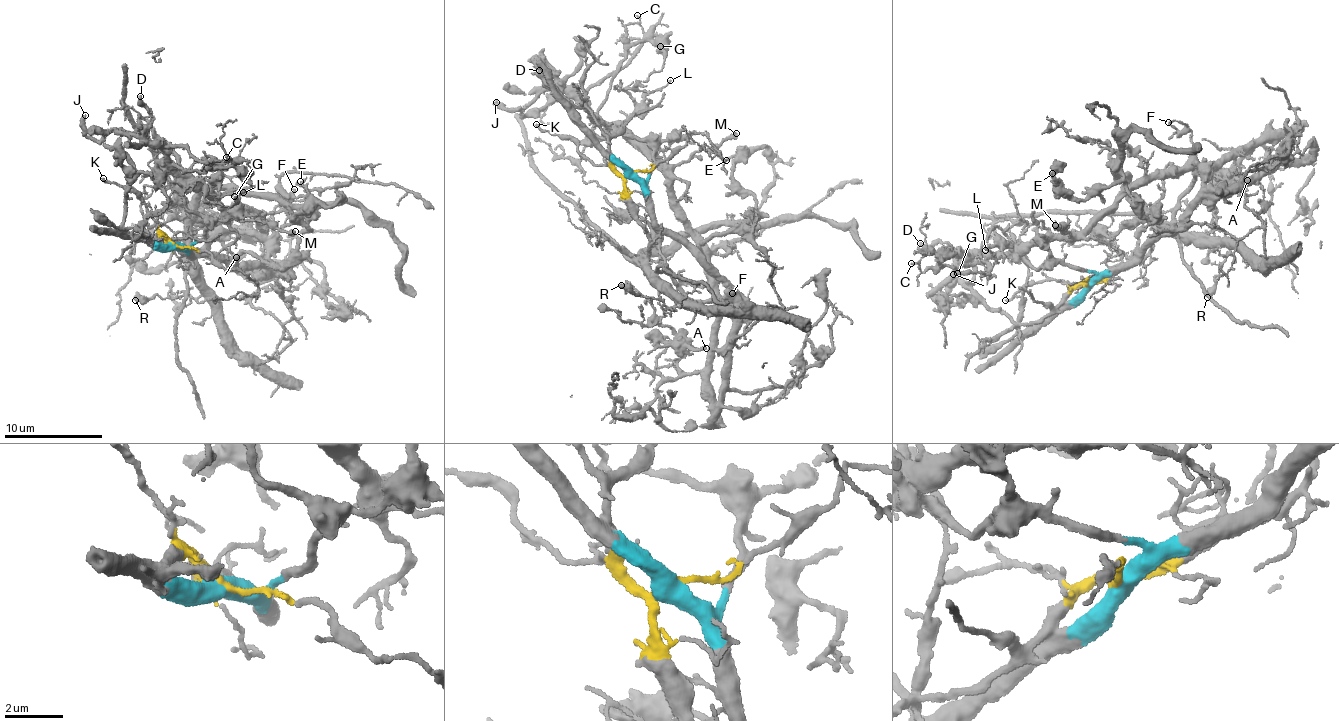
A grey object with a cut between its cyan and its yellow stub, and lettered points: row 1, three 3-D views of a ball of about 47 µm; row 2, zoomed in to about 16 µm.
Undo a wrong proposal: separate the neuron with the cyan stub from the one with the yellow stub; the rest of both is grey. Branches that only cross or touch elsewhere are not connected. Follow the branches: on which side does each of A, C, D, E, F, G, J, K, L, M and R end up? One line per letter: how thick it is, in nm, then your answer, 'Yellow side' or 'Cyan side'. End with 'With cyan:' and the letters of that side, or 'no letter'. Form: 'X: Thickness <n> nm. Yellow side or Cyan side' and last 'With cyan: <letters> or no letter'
A: Thickness 170 nm. Cyan side
C: Thickness 100 nm. Cyan side
D: Thickness 320 nm. Cyan side
E: Thickness 200 nm. Cyan side
F: Thickness 180 nm. Cyan side
G: Thickness 280 nm. Cyan side
J: Thickness 320 nm. Cyan side
K: Thickness 190 nm. Yellow side
L: Thickness 110 nm. Cyan side
M: Thickness 360 nm. Cyan side
R: Thickness 550 nm. Yellow side
With cyan: A, C, D, E, F, G, J, L, M

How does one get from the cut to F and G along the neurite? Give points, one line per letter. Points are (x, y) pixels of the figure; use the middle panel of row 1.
F: (630, 172), (639, 182), (655, 223), (685, 237), (723, 276), (730, 291), (722, 310), (732, 293)
G: (630, 172), (648, 177), (653, 150), (617, 132), (649, 102), (636, 87), (664, 63), (660, 45)

